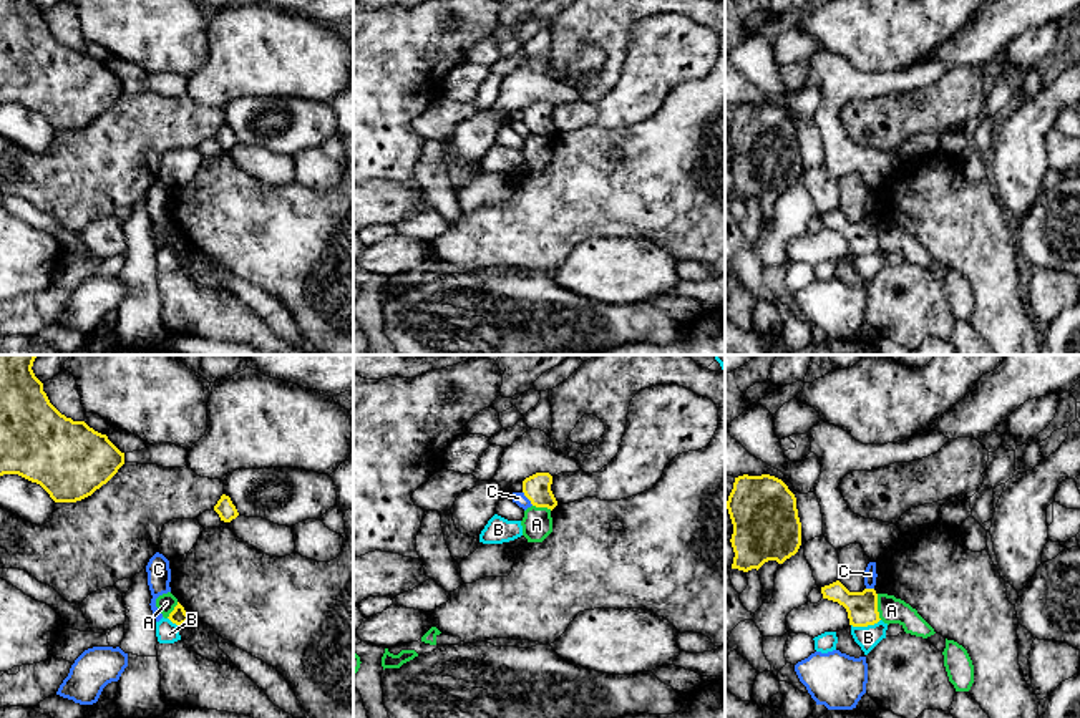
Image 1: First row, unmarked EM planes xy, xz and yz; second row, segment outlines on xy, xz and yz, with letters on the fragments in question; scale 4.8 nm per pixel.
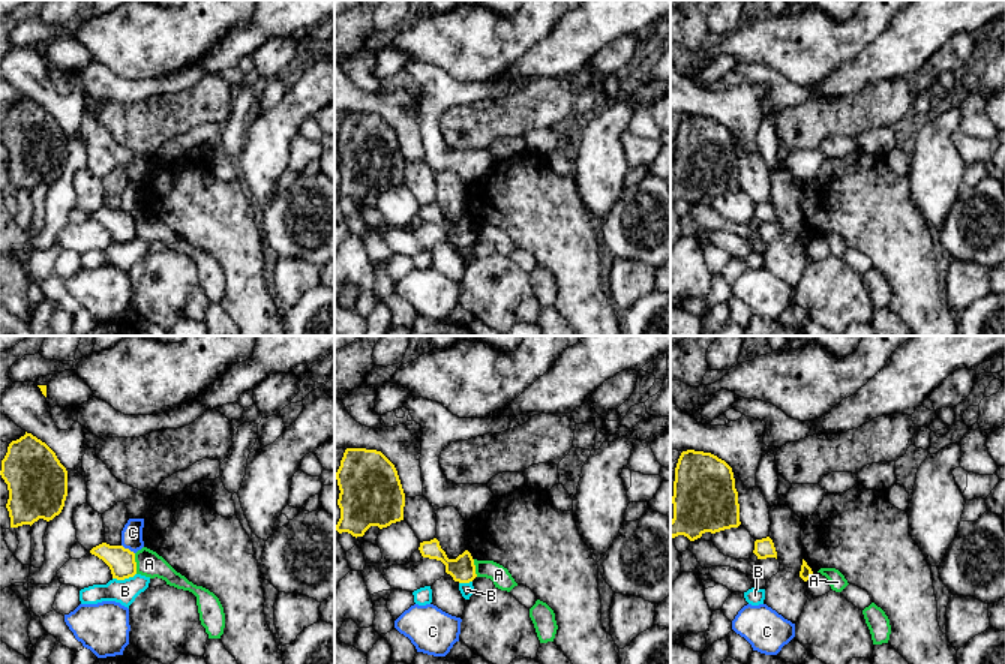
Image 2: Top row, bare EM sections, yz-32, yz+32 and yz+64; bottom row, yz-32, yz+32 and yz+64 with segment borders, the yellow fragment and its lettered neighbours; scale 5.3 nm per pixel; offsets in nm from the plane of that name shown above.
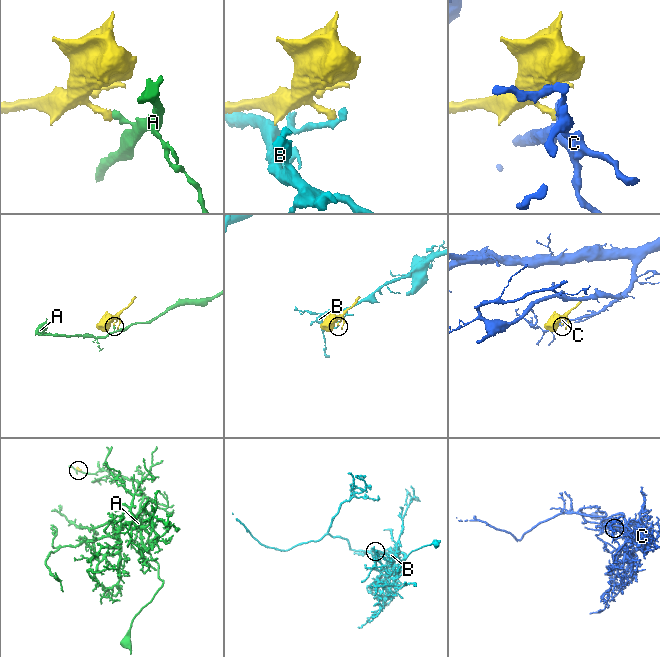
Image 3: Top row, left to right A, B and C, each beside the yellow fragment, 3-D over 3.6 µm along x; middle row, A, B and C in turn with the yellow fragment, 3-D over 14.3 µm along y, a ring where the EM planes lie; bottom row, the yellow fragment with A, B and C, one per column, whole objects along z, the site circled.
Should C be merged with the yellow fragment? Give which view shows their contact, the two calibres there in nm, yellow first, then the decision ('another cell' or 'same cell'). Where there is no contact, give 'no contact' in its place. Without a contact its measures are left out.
contact in xz; calibres 140 and 60 nm; another cell

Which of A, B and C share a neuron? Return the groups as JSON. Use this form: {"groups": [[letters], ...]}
{"groups": [["A"], ["B"], ["C"]]}

